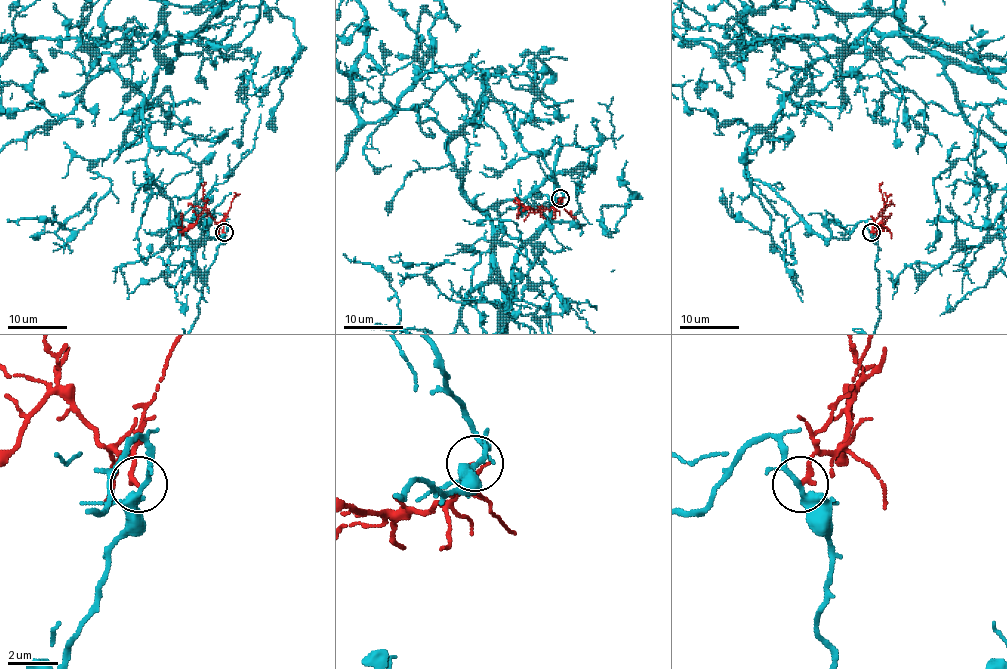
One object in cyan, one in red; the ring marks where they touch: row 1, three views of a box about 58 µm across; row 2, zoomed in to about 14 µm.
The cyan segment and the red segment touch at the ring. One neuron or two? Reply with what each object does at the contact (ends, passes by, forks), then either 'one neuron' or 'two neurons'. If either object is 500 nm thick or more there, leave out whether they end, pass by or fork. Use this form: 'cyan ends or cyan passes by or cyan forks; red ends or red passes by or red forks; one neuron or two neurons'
cyan forks; red ends; two neurons

